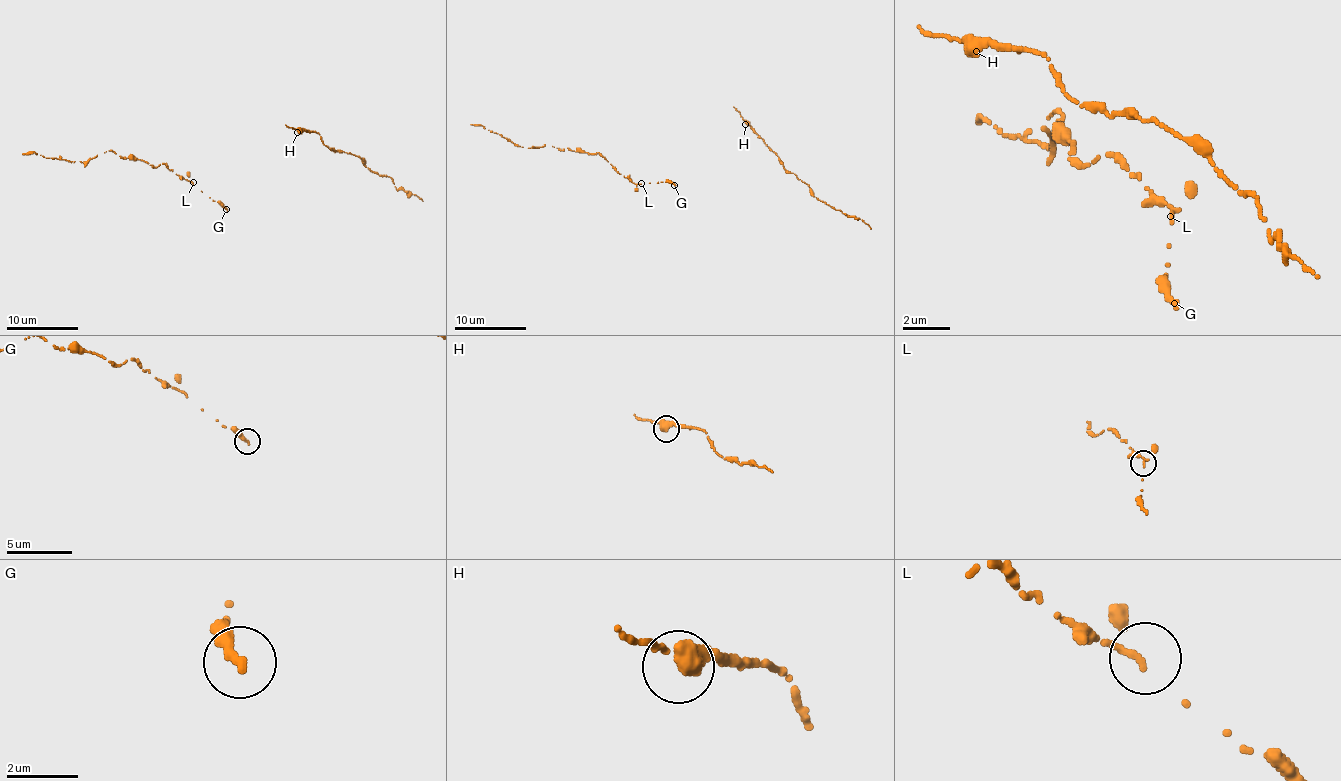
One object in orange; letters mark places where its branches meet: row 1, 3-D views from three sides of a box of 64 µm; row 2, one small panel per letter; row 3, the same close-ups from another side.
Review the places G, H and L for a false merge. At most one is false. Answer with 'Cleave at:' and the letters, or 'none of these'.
Cleave at: none of these

